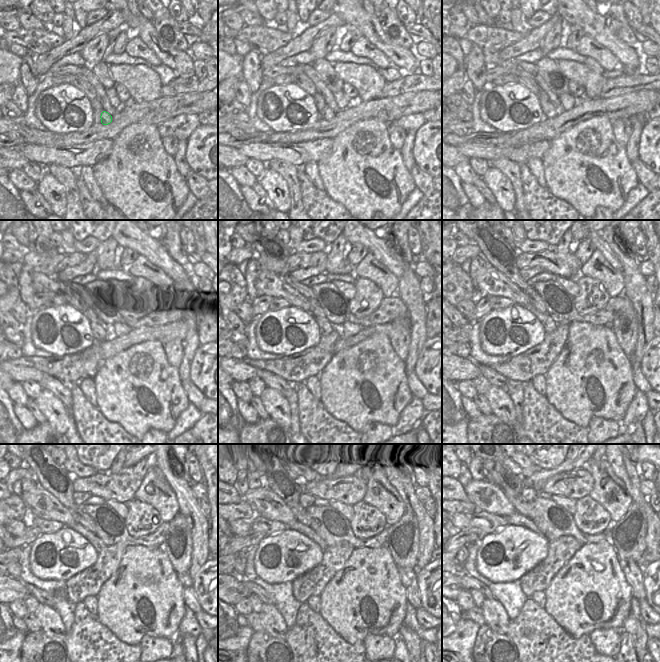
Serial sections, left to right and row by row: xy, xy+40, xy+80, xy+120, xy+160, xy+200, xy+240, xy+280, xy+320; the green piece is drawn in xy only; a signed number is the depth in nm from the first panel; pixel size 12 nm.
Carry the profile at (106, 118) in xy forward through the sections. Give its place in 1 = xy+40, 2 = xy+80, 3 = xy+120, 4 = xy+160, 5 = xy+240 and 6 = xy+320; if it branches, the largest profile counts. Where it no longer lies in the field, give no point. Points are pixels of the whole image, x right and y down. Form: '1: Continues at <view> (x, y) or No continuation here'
1: Continues at xy+40 (327, 113)
2: Continues at xy+80 (549, 110)
3: Continues at xy+120 (100, 332)
4: Continues at xy+160 (325, 327)
5: Continues at xy+240 (98, 544)
6: Continues at xy+320 (516, 518).

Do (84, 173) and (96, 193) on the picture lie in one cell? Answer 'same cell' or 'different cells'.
same cell

